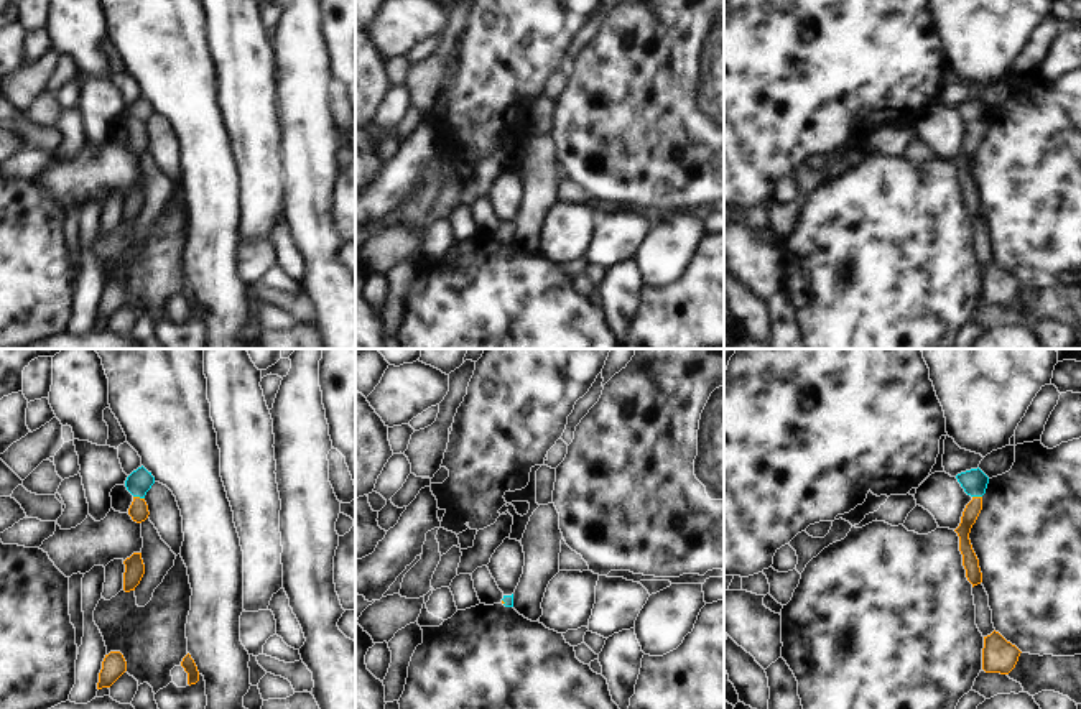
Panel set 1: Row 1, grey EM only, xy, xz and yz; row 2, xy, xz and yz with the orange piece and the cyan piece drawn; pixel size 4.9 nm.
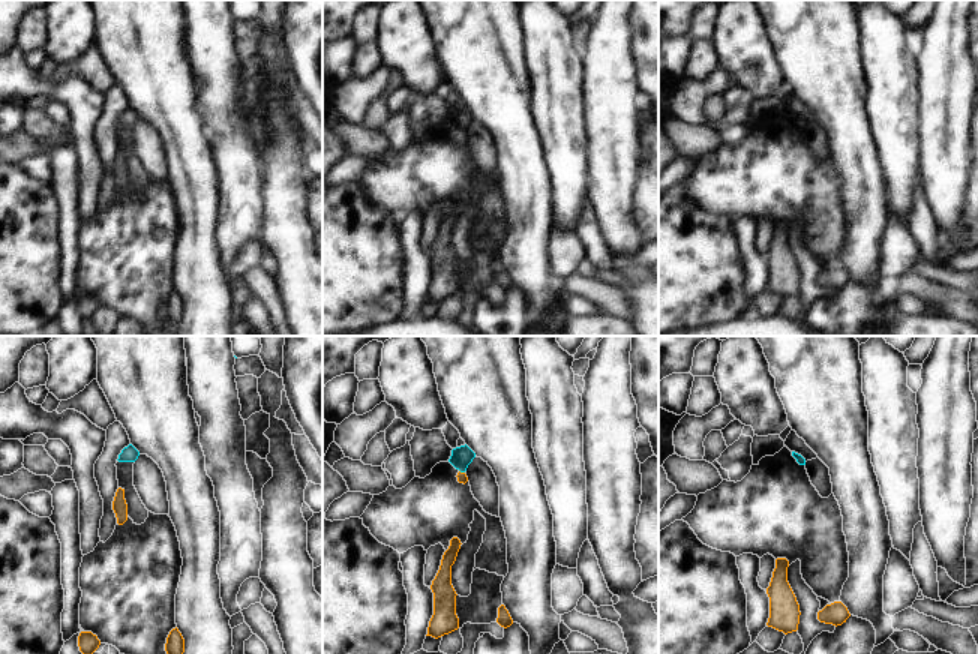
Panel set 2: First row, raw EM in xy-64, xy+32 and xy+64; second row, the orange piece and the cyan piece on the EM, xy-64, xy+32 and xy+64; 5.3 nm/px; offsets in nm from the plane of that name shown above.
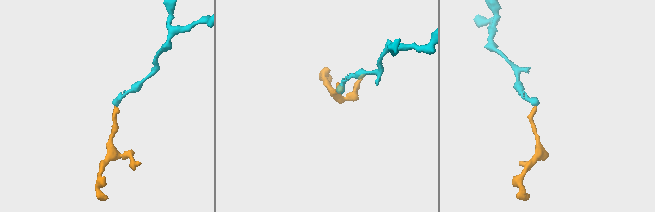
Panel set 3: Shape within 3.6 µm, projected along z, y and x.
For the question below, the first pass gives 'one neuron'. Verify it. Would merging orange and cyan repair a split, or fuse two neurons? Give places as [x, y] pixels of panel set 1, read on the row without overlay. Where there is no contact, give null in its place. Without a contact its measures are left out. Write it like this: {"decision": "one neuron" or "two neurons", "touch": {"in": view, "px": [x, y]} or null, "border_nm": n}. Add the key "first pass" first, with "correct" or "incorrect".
{"first pass": "correct", "decision": "one neuron", "touch": {"in": "xy", "px": [139, 129]}, "border_nm": 60}

